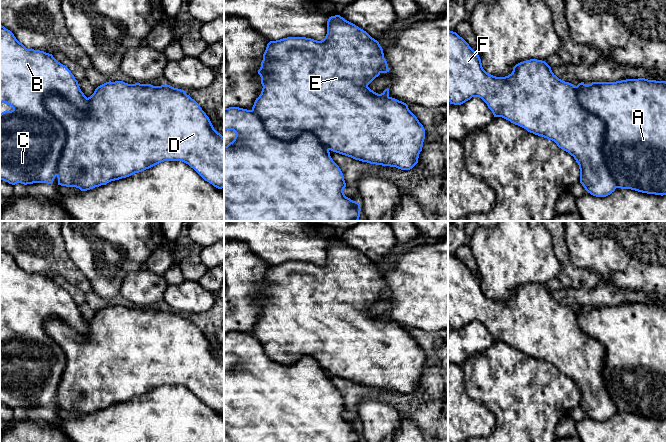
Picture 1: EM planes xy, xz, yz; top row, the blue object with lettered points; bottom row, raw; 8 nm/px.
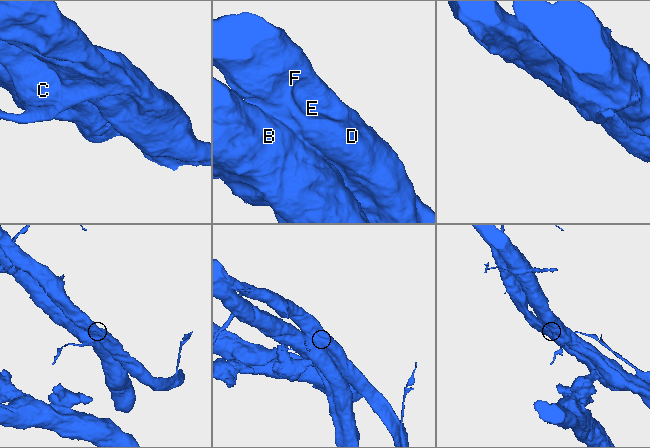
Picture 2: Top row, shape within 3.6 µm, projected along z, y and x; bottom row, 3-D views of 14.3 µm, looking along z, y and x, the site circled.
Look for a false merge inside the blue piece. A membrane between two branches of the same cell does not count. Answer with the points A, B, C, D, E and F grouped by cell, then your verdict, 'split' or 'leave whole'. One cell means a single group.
groups A B C D E F; leave whole

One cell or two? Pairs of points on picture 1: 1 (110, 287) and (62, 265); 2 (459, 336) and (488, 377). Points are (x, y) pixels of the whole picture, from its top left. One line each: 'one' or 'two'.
1: two
2: two

